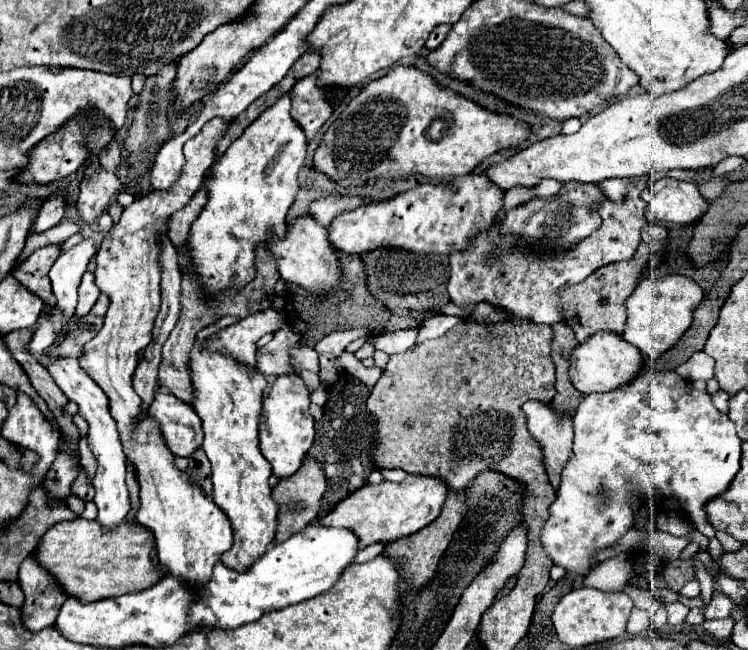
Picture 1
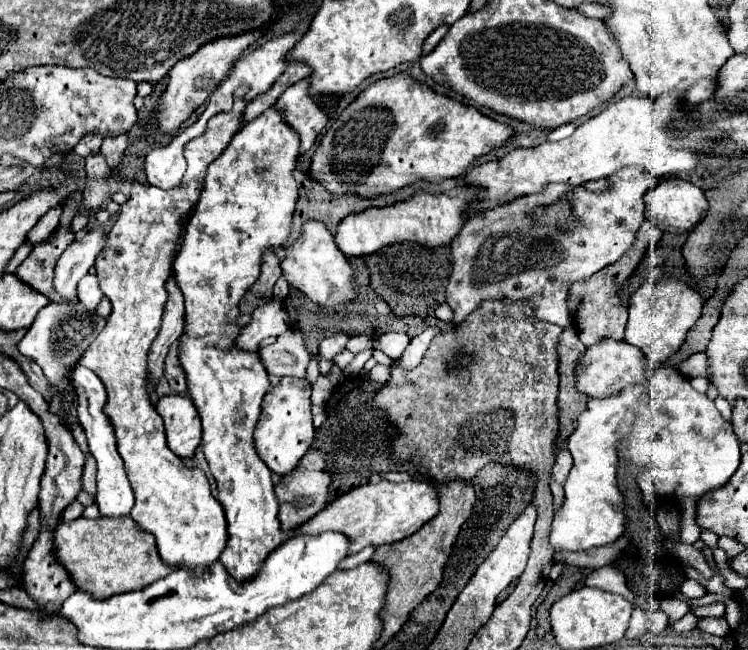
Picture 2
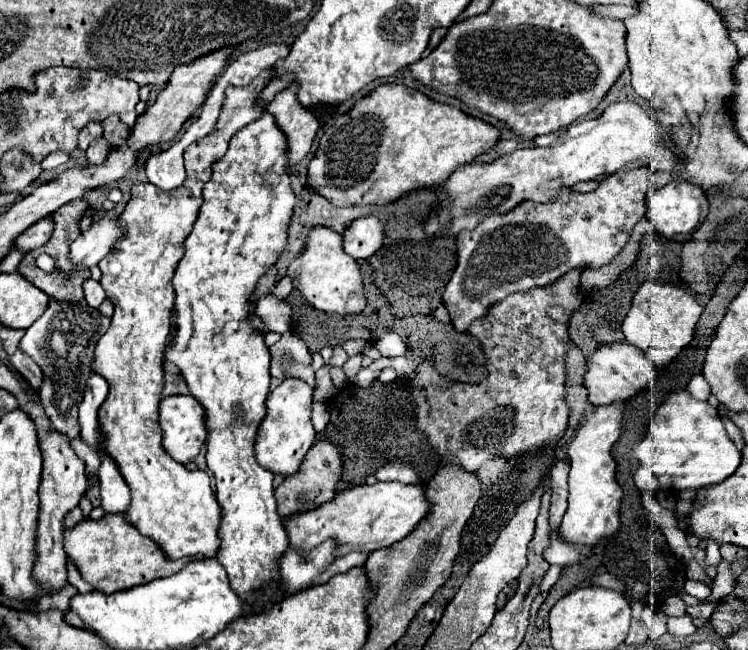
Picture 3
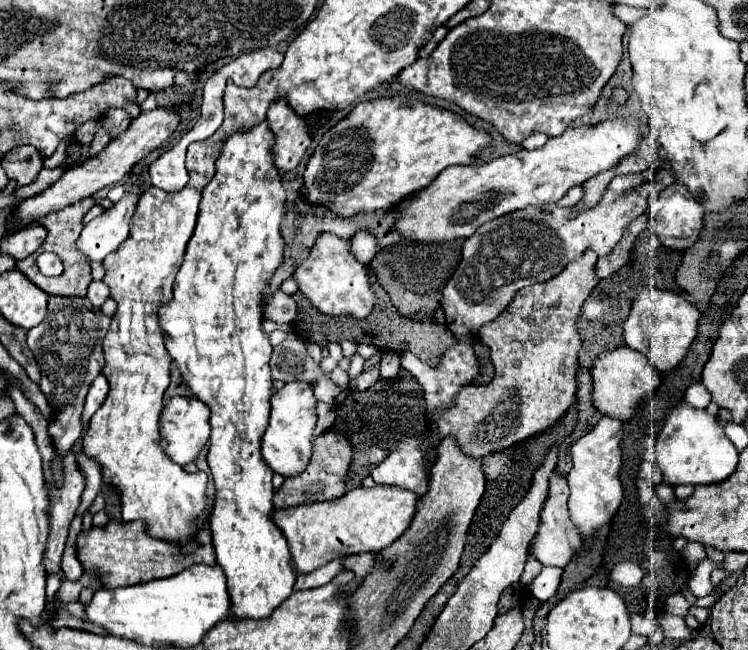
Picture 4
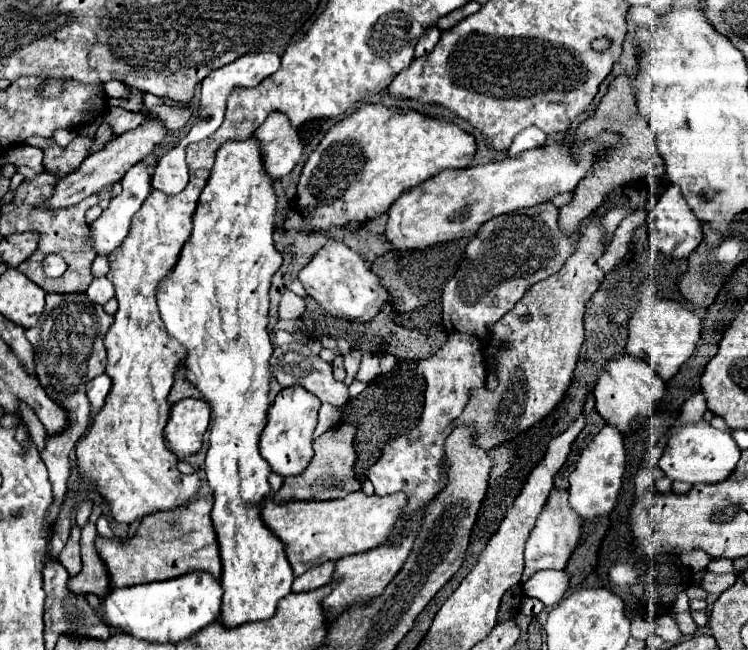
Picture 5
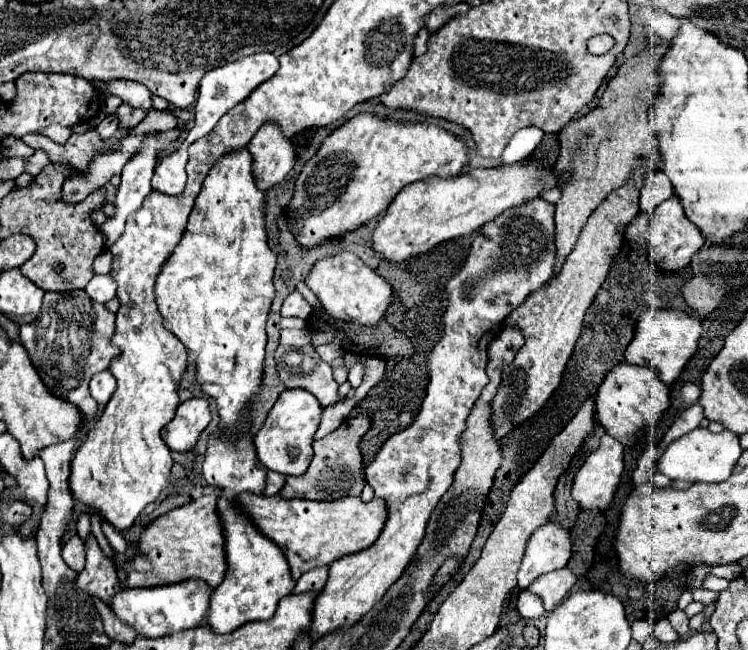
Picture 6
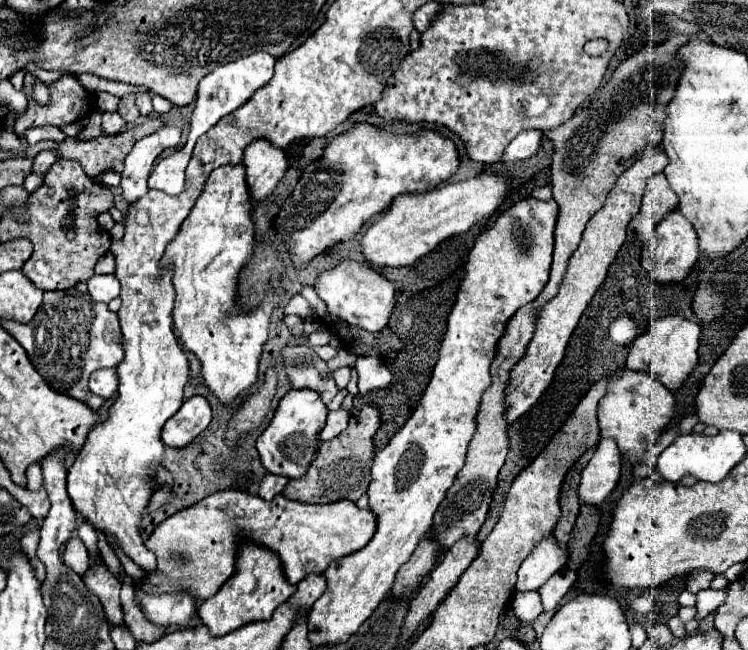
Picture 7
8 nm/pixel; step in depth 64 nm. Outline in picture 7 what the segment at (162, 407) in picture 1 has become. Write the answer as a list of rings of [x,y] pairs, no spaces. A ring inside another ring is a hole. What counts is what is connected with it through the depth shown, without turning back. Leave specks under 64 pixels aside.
[[[192,396],[190,400],[186,400],[182,404],[180,412],[176,412],[172,416],[172,420],[168,420],[168,424],[164,424],[162,440],[166,446],[184,448],[202,430],[206,430],[210,420],[212,420],[212,410],[210,410],[208,400],[204,396]]]

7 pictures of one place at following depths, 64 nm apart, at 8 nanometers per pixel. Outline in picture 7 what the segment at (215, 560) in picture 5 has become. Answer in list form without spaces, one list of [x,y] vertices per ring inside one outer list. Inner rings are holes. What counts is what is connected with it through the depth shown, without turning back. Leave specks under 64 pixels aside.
[[[230,488],[176,512],[152,532],[146,548],[156,554],[158,566],[156,572],[146,574],[142,588],[144,592],[192,592],[204,602],[234,574],[242,542],[252,542],[278,554],[286,580],[296,586],[308,574],[322,574],[330,562],[364,548],[374,530],[376,516],[368,508],[358,510],[350,500],[314,506],[298,504],[278,494],[266,502],[256,494]]]

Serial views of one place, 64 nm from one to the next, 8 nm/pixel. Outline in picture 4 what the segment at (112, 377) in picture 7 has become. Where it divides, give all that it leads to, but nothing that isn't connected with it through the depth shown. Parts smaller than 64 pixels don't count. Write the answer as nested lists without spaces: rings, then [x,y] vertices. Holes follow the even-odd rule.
[[[100,374],[100,376],[90,384],[90,390],[88,390],[88,396],[86,396],[84,414],[82,414],[82,420],[84,420],[86,426],[88,426],[90,418],[92,418],[92,414],[102,406],[106,394],[108,394],[108,380]]]

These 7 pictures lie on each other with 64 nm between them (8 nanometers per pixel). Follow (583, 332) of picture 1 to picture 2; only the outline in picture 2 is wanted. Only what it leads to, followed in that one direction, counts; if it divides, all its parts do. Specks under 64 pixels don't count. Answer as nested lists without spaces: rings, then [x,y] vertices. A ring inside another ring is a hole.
[[[644,220],[640,230],[636,232],[636,240],[634,240],[632,248],[622,256],[620,262],[610,264],[608,268],[602,268],[600,272],[592,274],[588,280],[578,280],[576,284],[572,284],[570,294],[568,294],[568,310],[570,310],[572,320],[576,322],[576,326],[580,330],[578,338],[582,340],[584,346],[592,346],[598,340],[606,340],[606,338],[624,340],[624,328],[626,328],[628,312],[626,312],[626,306],[620,302],[620,296],[616,290],[620,290],[624,286],[626,278],[642,262],[650,244],[654,244],[658,240],[660,240],[660,230],[652,222]]]

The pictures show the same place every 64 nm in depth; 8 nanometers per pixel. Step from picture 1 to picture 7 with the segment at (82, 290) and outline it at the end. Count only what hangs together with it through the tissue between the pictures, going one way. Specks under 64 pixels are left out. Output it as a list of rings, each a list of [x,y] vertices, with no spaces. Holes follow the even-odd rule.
[[[96,274],[88,280],[88,292],[96,302],[110,302],[120,294],[120,282],[114,274],[106,274],[106,276]]]

